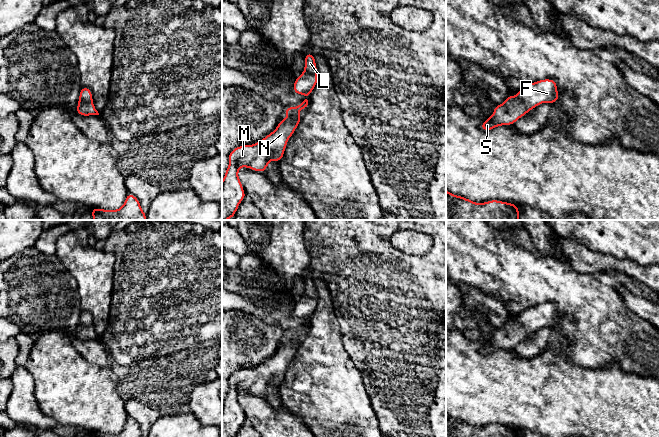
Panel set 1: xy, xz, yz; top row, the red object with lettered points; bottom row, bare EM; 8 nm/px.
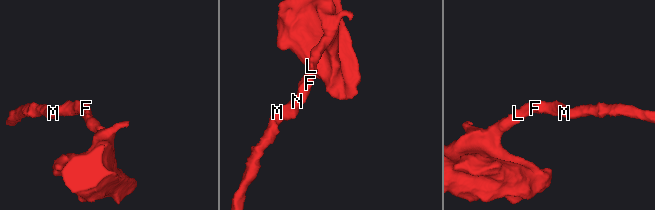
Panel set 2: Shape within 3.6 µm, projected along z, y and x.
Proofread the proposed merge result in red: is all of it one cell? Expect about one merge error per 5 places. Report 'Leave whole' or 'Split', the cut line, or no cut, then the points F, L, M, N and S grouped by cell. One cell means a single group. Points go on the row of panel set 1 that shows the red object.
Leave whole. No split. Groups: F L M N S

